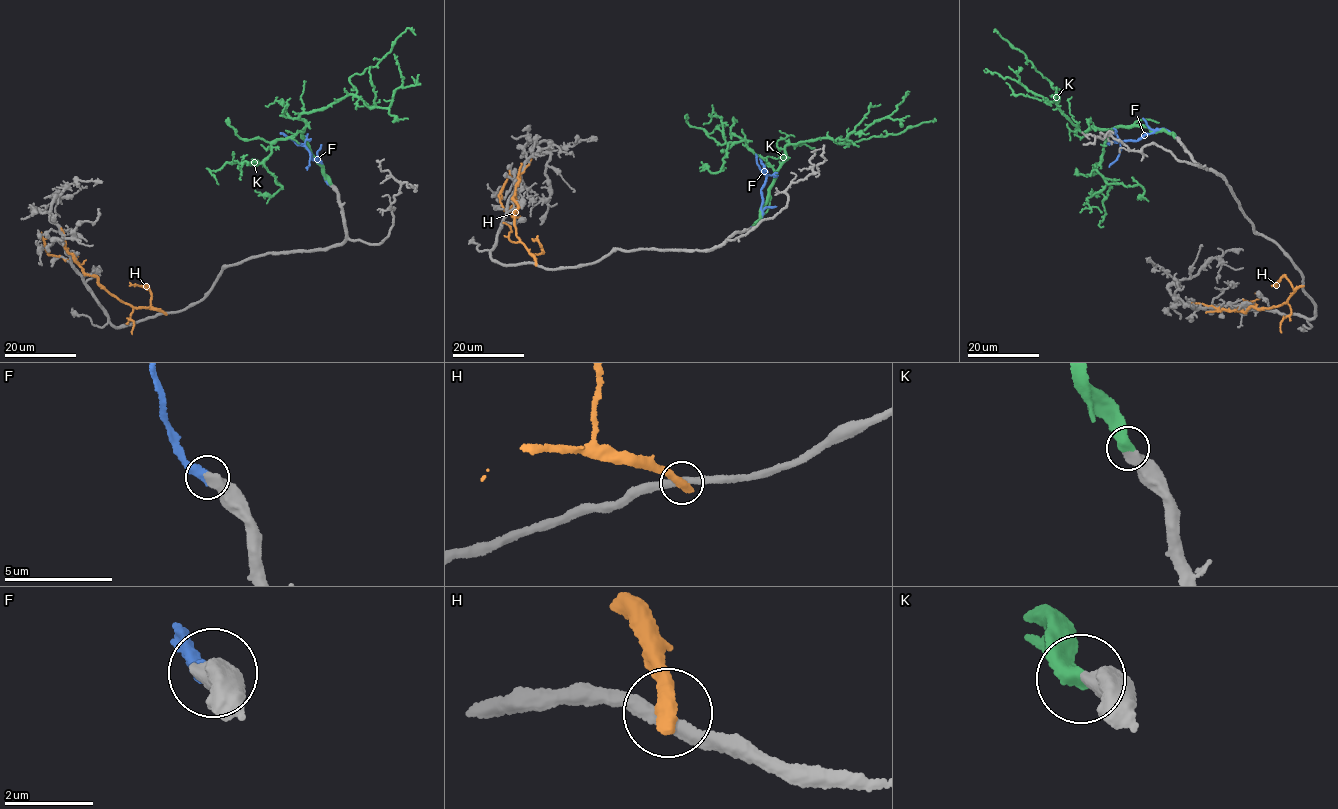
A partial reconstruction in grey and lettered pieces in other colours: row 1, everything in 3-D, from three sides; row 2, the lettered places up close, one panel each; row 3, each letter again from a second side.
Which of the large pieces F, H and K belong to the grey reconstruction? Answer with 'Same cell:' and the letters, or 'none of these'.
Same cell: K

